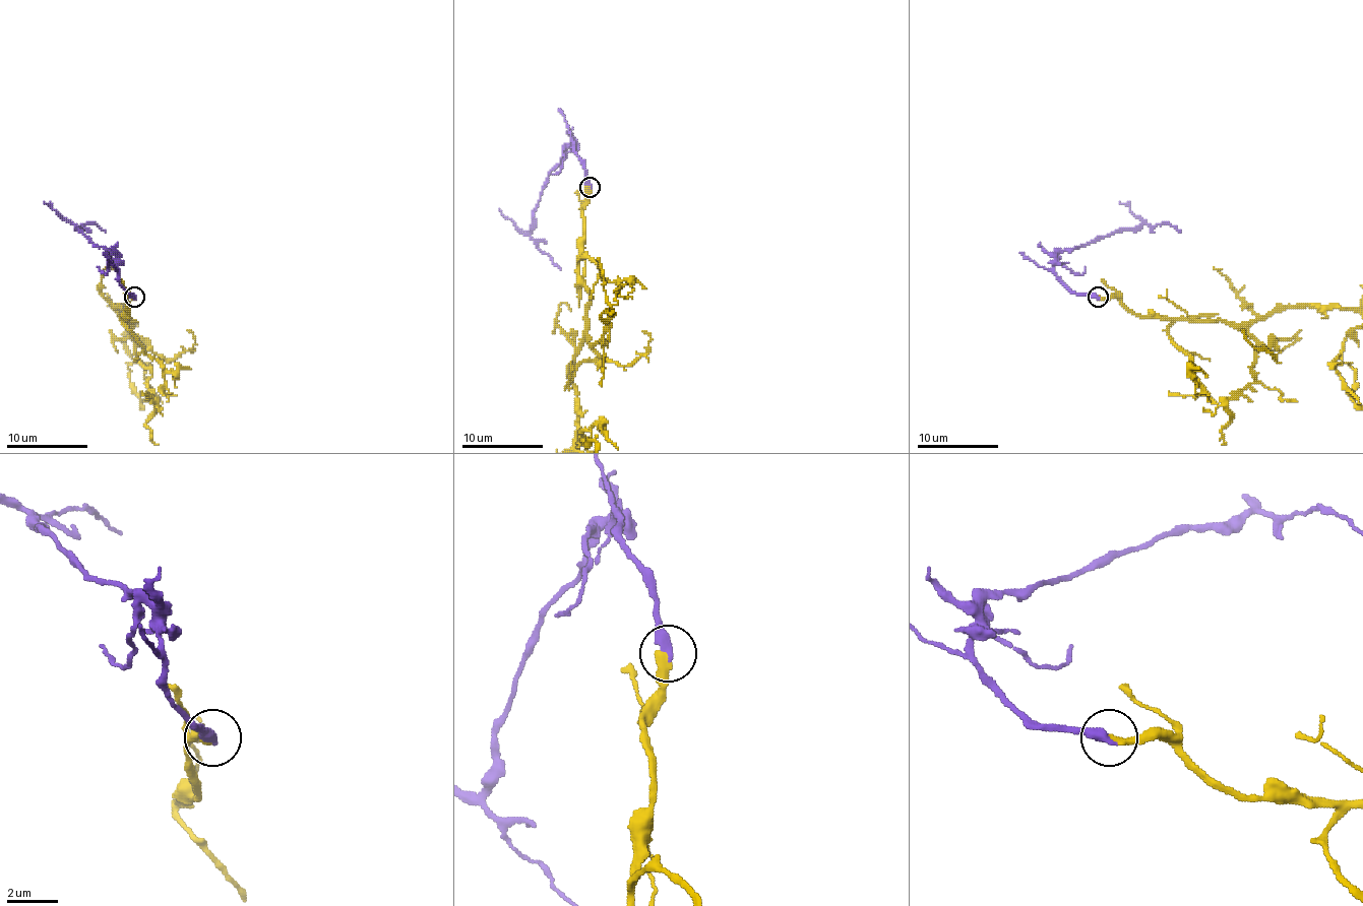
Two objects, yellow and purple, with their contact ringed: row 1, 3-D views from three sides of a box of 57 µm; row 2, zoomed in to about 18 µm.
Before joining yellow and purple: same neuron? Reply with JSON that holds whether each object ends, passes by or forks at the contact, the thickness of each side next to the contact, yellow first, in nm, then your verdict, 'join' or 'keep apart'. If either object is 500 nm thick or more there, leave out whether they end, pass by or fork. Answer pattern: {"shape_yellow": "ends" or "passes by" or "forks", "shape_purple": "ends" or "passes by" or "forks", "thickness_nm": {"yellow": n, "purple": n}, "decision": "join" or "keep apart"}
{"shape_yellow": "ends", "shape_purple": "ends", "thickness_nm": {"yellow": 380, "purple": 440}, "decision": "join"}

